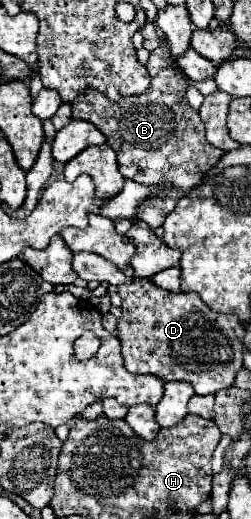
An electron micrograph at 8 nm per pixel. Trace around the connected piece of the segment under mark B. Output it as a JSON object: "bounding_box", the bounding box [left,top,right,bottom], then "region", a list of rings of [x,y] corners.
{"bounding_box":[71,39,225,191],"region":[[[163,39],[161,45],[151,51],[145,65],[151,73],[147,93],[123,97],[113,103],[97,91],[85,89],[79,97],[75,97],[71,117],[91,121],[107,137],[107,145],[111,145],[117,153],[119,171],[125,179],[133,179],[143,185],[173,183],[179,191],[191,191],[197,183],[201,183],[203,175],[217,165],[225,151],[207,143],[199,115],[183,115],[183,111],[189,109],[185,97],[189,81],[185,73],[175,71],[173,61],[175,59],[169,53],[169,45]]]}

